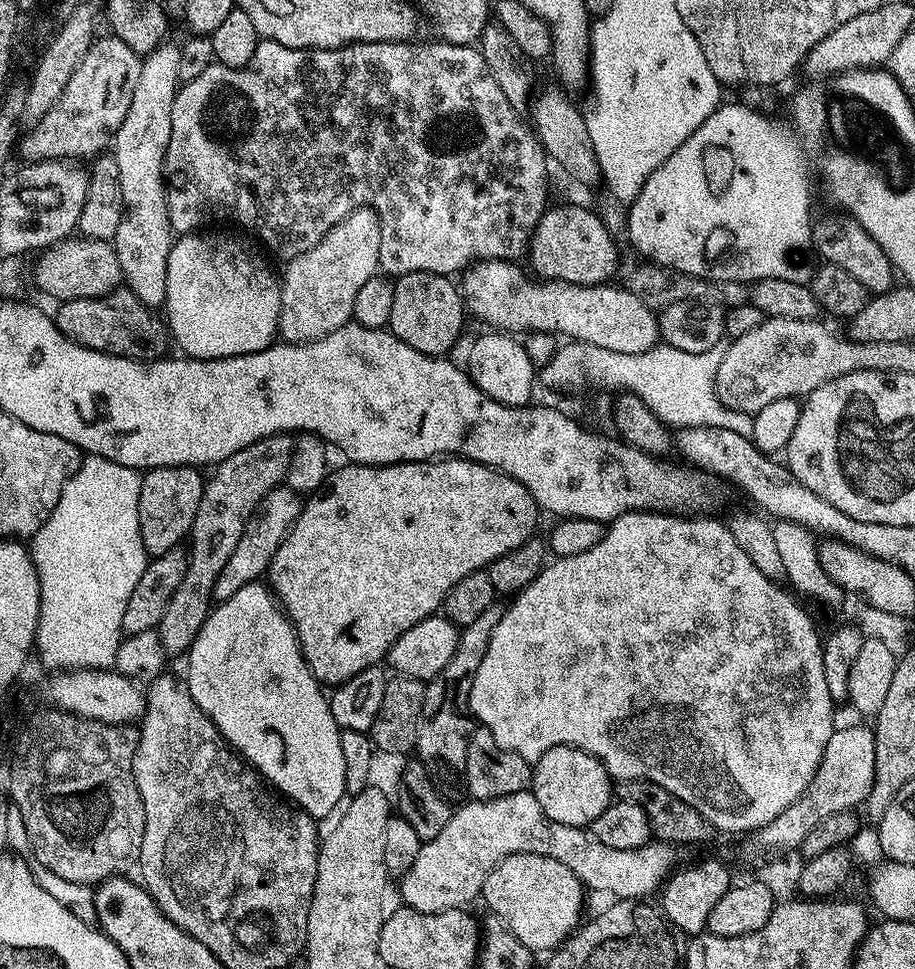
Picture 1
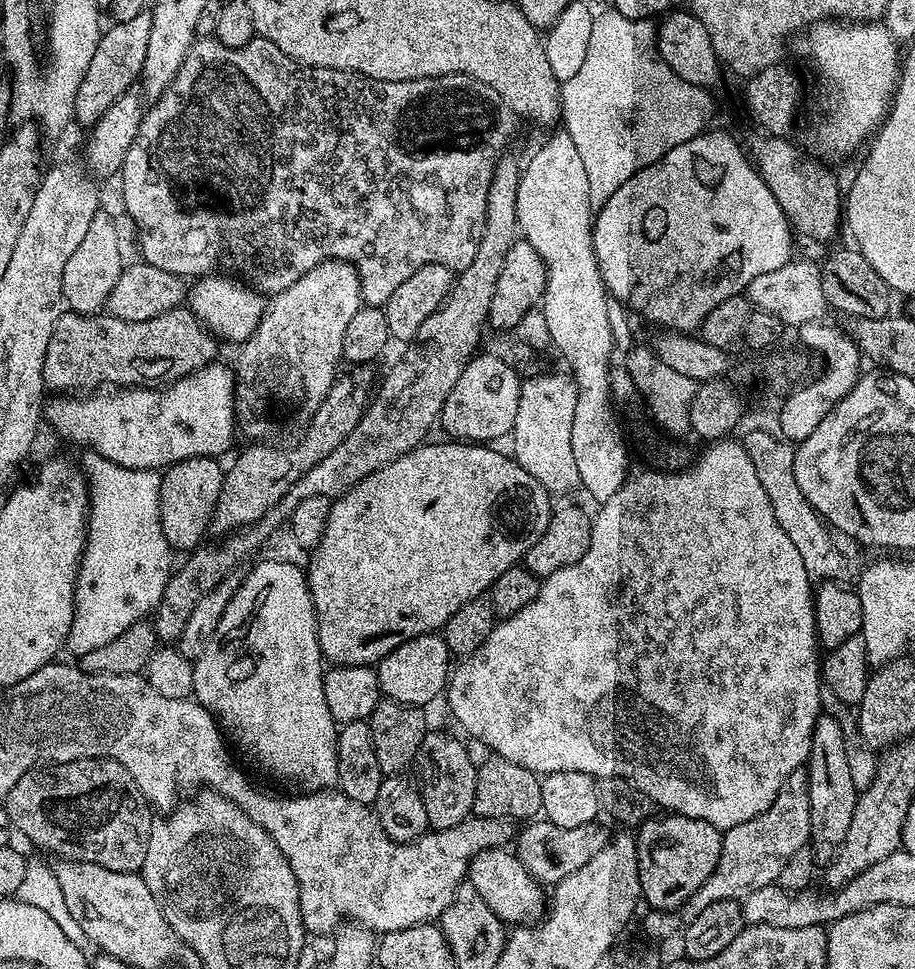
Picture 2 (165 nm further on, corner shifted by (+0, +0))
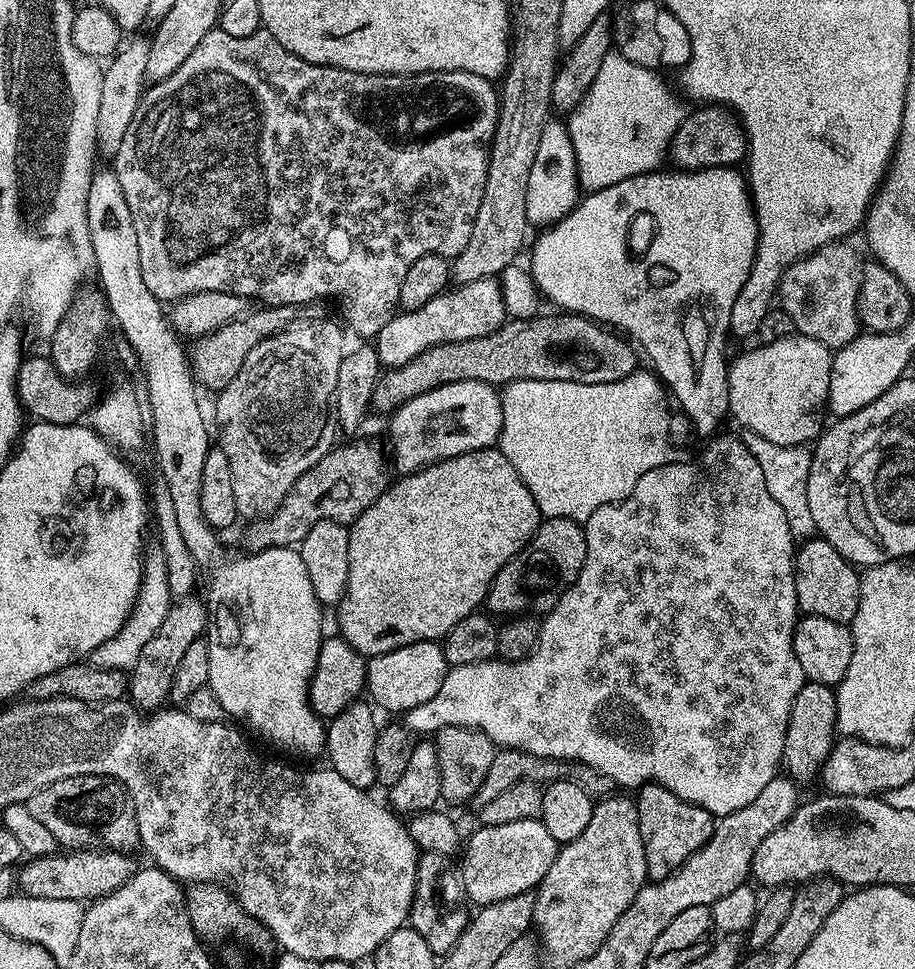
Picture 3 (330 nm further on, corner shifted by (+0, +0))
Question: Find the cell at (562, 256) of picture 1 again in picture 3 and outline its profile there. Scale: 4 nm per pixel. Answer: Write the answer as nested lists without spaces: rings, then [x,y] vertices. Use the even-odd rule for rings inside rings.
[[[487,276],[445,290],[442,295],[430,298],[426,306],[418,306],[409,312],[397,311],[396,315],[390,318],[390,322],[386,322],[386,326],[382,326],[382,330],[374,337],[374,347],[381,365],[391,370],[398,366],[406,366],[410,358],[418,358],[418,354],[422,354],[428,348],[494,334],[494,330],[502,327],[508,319],[500,281]]]

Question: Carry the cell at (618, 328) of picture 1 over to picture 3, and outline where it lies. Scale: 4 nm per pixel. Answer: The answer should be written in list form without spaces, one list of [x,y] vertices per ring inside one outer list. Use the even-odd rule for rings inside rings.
[[[793,334],[782,338],[778,342],[770,342],[769,344],[760,344],[755,346],[749,352],[746,350],[741,351],[738,356],[735,357],[729,363],[728,366],[728,411],[731,419],[736,419],[740,423],[739,427],[746,431],[754,431],[754,433],[761,435],[762,438],[766,438],[769,442],[777,443],[778,446],[798,447],[800,445],[811,445],[813,441],[819,437],[822,429],[825,427],[826,421],[826,409],[828,406],[828,391],[830,390],[830,370],[832,369],[832,358],[834,355],[833,349],[827,348],[822,342],[818,342],[814,338],[809,336],[801,336],[799,334]]]

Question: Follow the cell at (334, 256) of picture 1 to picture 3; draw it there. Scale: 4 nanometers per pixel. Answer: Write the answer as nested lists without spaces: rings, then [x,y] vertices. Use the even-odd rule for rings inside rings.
[[[297,319],[288,327],[258,342],[242,370],[234,374],[224,389],[215,397],[216,424],[220,427],[218,446],[230,461],[230,478],[234,478],[234,506],[237,517],[245,521],[263,520],[274,514],[286,498],[286,494],[327,452],[337,443],[336,391],[338,390],[338,366],[346,354],[346,332],[332,320]]]

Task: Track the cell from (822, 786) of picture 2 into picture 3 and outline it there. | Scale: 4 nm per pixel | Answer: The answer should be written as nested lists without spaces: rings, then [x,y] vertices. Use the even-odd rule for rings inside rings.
[[[805,682],[798,690],[798,698],[790,706],[790,722],[786,730],[783,767],[797,785],[803,786],[820,775],[832,745],[836,731],[836,694],[833,685]],[[788,768],[788,769],[787,769]]]

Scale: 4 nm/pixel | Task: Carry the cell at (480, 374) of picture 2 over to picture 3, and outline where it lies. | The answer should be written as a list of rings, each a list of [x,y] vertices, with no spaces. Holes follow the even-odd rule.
[[[471,380],[470,382],[450,382],[438,386],[434,390],[426,390],[426,394],[418,394],[418,398],[408,400],[405,404],[401,404],[395,412],[391,413],[388,424],[388,436],[392,439],[392,456],[390,452],[390,460],[396,463],[397,473],[407,474],[410,472],[417,472],[419,468],[425,468],[431,464],[437,464],[439,460],[449,460],[458,454],[466,454],[474,450],[482,450],[483,448],[491,448],[500,439],[500,431],[502,430],[502,402],[500,401],[500,392],[497,385],[487,384],[486,382],[478,382]]]

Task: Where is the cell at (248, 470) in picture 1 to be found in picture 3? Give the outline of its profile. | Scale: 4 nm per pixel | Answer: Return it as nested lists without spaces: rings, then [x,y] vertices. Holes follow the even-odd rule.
[[[541,314],[529,320],[509,319],[494,334],[428,348],[406,366],[385,371],[376,381],[371,407],[391,414],[408,400],[450,382],[486,382],[503,386],[515,380],[557,380],[605,384],[618,382],[637,371],[635,347],[605,325],[575,314]]]

